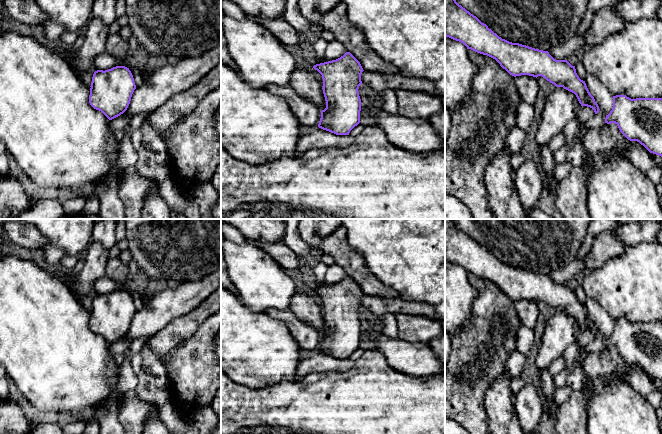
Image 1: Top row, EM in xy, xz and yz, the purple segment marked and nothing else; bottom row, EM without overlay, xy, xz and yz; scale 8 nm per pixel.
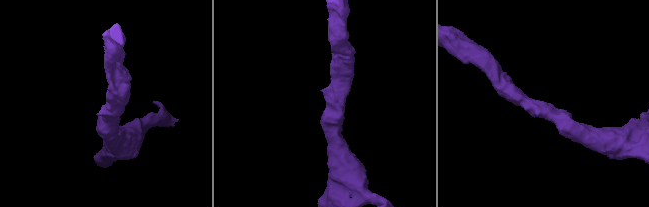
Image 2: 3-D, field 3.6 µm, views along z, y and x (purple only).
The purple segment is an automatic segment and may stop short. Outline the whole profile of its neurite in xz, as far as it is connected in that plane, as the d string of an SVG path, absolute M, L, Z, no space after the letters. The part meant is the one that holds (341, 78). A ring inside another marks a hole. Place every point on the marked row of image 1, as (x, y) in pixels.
M346 52L336 60L316 64L313 68L322 75L326 101L318 127L336 135L349 135L361 122L358 89L364 70L360 62Z

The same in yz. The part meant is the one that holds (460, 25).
M445 0L445 36L463 43L467 49L495 59L503 69L514 77L529 75L537 78L542 76L556 87L563 87L574 93L581 106L592 108L595 114L600 110L585 81L577 75L575 66L572 66L567 60L554 59L548 51L502 39L476 16L459 5L456 0Z

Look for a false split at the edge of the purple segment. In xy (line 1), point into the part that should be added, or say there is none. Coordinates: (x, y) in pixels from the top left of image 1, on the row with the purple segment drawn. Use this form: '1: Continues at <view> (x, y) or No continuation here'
1: No continuation here

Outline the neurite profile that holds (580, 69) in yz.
M579 59L579 61L575 64L575 69L576 69L576 73L579 76L579 78L583 81L585 81L586 78L586 70L584 65L582 64L581 60Z

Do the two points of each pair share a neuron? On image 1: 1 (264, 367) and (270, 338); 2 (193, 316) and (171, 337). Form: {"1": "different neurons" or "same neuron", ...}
{"1": "same neuron", "2": "same neuron"}

